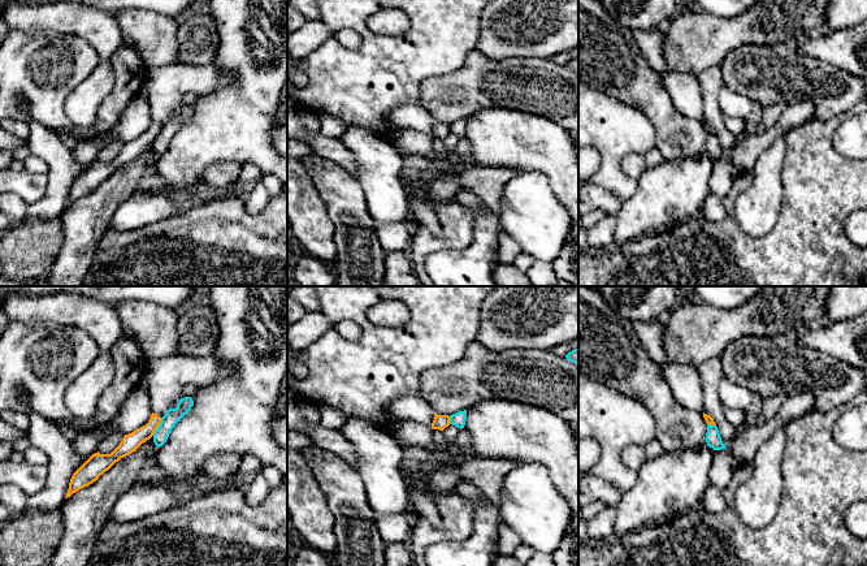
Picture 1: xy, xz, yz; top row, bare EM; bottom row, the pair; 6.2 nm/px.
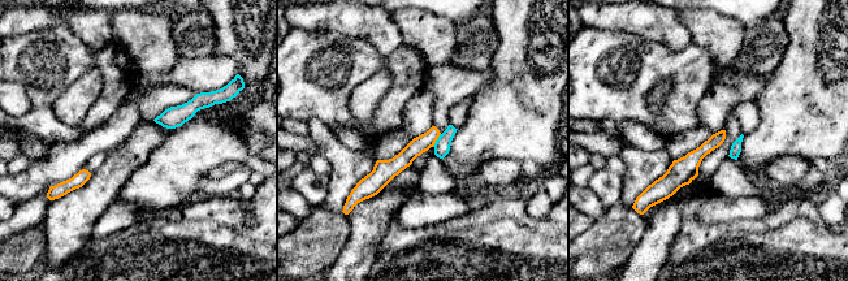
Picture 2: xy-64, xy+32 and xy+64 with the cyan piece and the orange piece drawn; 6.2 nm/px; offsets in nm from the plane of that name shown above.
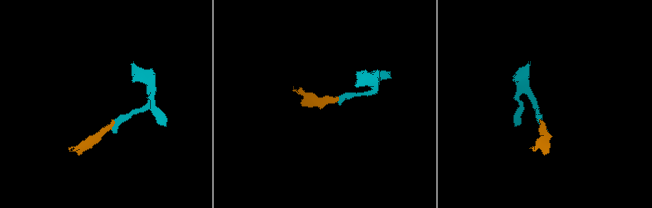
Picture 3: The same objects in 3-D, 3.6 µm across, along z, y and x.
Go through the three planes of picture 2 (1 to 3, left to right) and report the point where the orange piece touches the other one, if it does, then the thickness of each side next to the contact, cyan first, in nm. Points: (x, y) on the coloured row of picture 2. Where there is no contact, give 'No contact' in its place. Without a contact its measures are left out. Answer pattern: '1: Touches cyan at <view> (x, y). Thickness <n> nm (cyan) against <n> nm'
1: No contact
2: Touches cyan at xy+32 (437, 139). Thickness 100 nm (cyan) against 110 nm
3: No contact

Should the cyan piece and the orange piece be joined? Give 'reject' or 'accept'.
reject

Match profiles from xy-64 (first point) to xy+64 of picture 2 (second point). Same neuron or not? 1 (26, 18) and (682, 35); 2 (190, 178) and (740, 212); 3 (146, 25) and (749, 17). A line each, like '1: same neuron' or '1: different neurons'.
1: same neuron
2: different neurons
3: different neurons

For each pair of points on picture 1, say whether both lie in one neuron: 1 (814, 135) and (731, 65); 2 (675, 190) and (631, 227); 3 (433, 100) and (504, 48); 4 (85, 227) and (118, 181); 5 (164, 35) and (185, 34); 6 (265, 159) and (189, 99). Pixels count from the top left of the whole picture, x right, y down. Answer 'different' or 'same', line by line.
1: different
2: same
3: different
4: same
5: different
6: different

